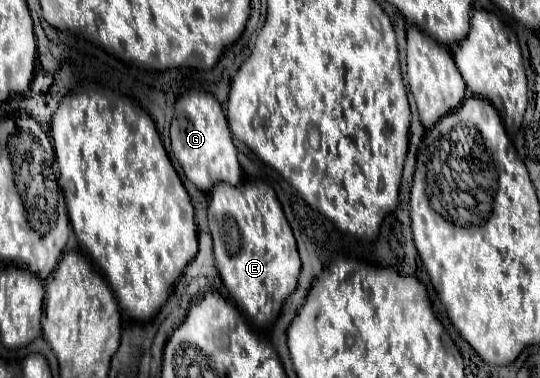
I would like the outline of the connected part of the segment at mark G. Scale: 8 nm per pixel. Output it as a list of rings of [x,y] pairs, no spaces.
[[[189,91],[185,95],[181,95],[175,103],[175,111],[173,111],[173,119],[171,119],[171,147],[173,147],[173,155],[179,161],[185,177],[201,191],[211,191],[217,183],[229,183],[233,187],[237,187],[241,183],[241,165],[237,161],[237,149],[231,141],[231,131],[225,119],[225,113],[219,105],[219,101],[207,93],[207,91]]]

